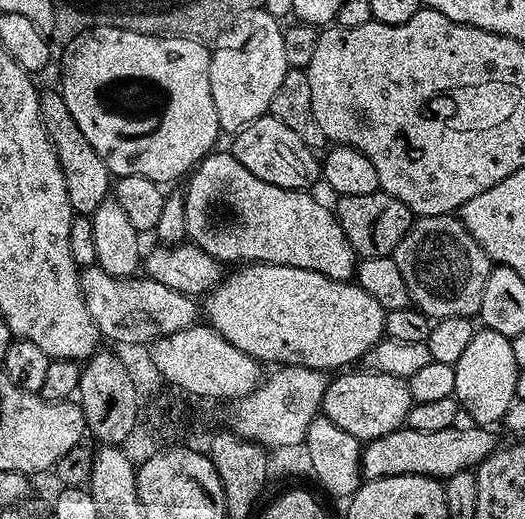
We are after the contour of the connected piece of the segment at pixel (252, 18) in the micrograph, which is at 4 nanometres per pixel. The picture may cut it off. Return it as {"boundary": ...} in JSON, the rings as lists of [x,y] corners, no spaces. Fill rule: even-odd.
{"boundary":[[[263,8],[246,10],[246,14],[241,16],[231,29],[231,36],[232,41],[229,44],[221,43],[221,48],[211,53],[210,62],[210,94],[214,94],[214,110],[218,110],[218,122],[221,133],[224,134],[240,132],[250,122],[265,115],[271,109],[274,94],[278,94],[278,86],[282,86],[282,78],[286,78],[289,69],[282,47],[284,28],[277,17],[265,12]]]}

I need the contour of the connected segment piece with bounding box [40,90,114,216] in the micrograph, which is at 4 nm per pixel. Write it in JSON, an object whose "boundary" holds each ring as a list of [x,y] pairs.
{"boundary":[[[59,91],[44,92],[40,97],[40,117],[44,123],[46,134],[52,139],[52,147],[56,149],[56,157],[62,166],[62,174],[66,178],[66,198],[70,198],[70,206],[77,216],[91,216],[102,202],[109,199],[114,180],[108,171],[106,162],[98,158],[94,146],[86,142],[86,134],[78,130],[78,122],[74,122],[74,114],[70,114],[64,97]]]}

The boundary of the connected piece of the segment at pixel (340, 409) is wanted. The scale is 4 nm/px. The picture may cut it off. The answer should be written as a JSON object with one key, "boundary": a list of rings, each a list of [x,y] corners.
{"boundary":[[[356,370],[345,371],[343,374],[337,375],[340,376],[337,380],[333,379],[329,383],[322,405],[323,416],[330,418],[330,422],[334,422],[334,426],[346,430],[346,434],[354,434],[354,438],[358,438],[362,442],[373,440],[382,434],[390,434],[395,428],[401,427],[407,421],[408,412],[413,406],[408,381],[399,380],[390,374],[378,374],[367,370],[352,371]]]}

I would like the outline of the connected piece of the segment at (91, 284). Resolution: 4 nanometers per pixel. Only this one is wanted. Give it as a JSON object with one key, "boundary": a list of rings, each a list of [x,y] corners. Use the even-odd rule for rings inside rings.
{"boundary":[[[88,266],[80,272],[80,289],[86,310],[90,310],[90,318],[94,318],[105,341],[148,346],[158,338],[186,330],[197,323],[198,304],[193,297],[170,290],[170,286],[162,286],[157,280],[140,279],[111,276],[99,266]]]}

